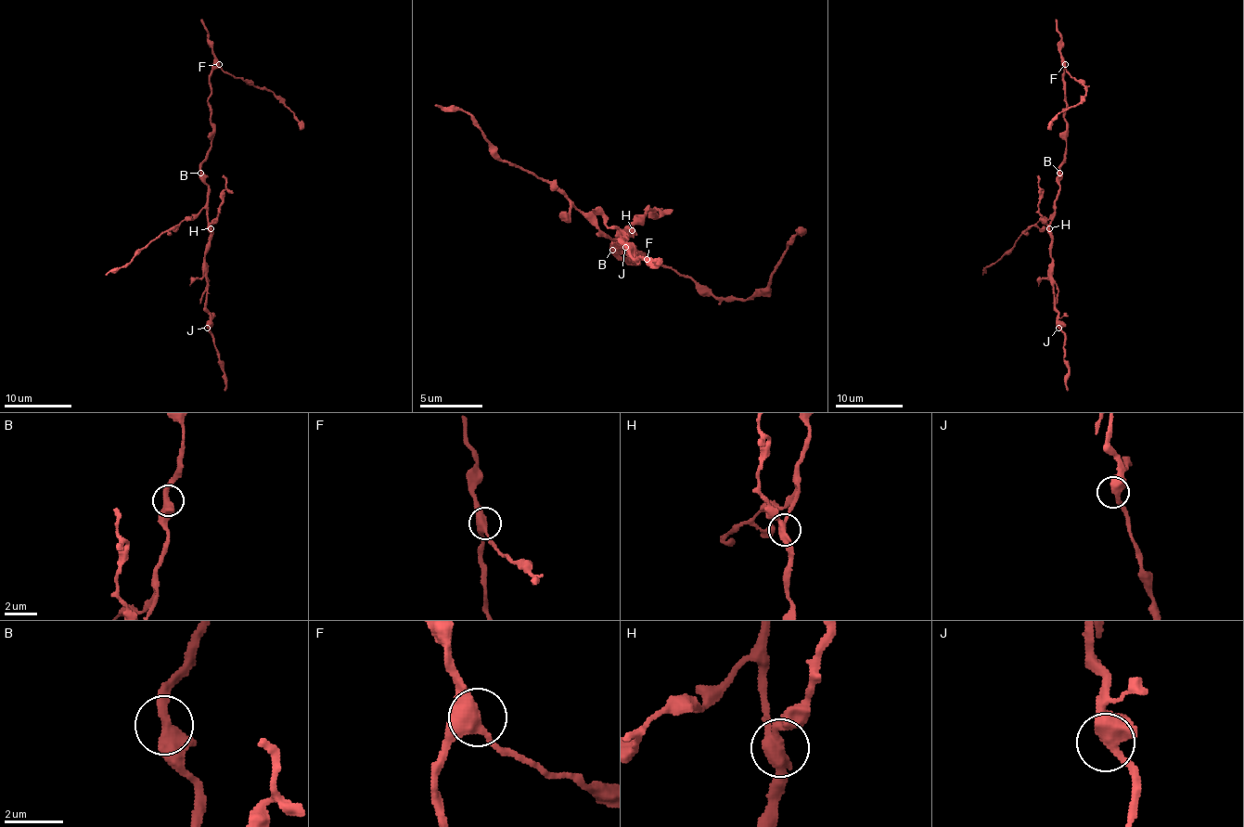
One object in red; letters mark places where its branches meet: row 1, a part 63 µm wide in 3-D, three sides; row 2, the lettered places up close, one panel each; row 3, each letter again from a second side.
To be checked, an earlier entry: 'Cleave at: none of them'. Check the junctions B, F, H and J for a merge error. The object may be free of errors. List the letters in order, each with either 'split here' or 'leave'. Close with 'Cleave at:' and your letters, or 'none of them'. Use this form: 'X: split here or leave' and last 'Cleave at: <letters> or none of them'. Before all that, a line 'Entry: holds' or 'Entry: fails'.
Entry: fails
B: leave
F: leave
H: split here
J: leave
Cleave at: H

